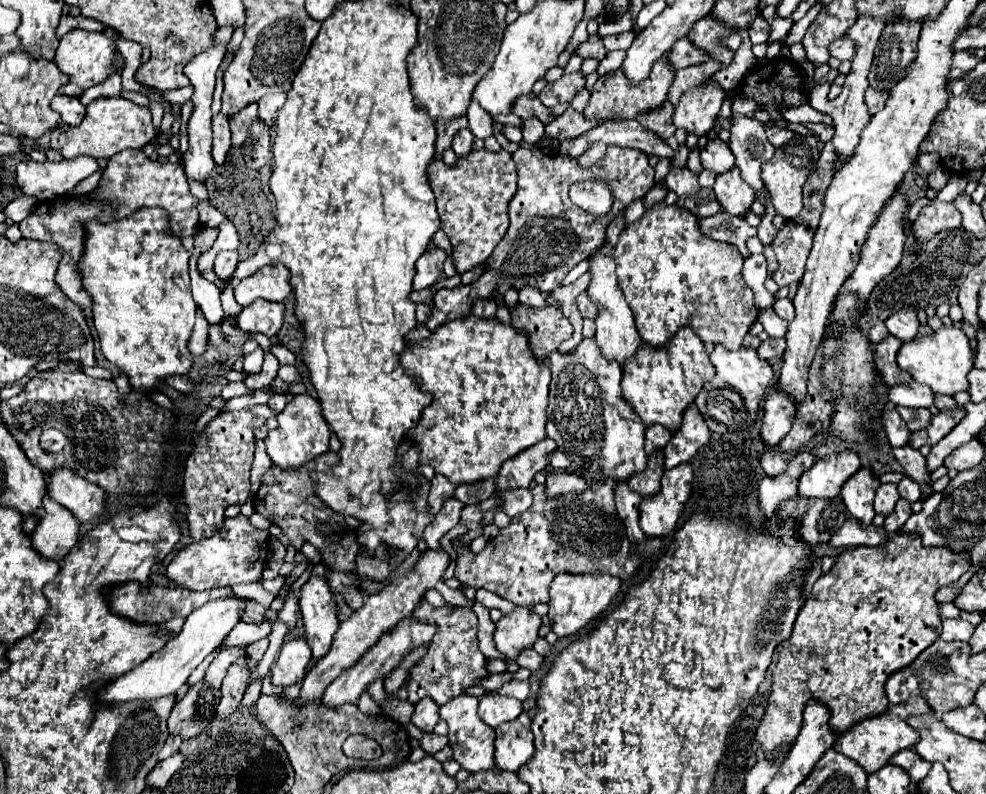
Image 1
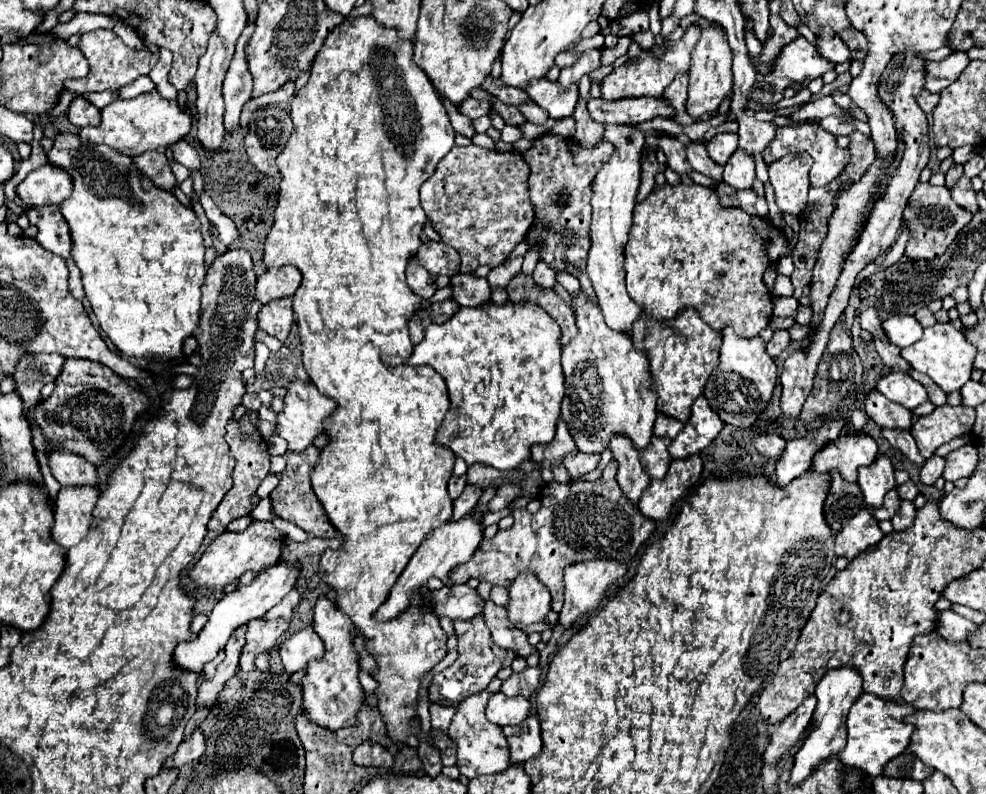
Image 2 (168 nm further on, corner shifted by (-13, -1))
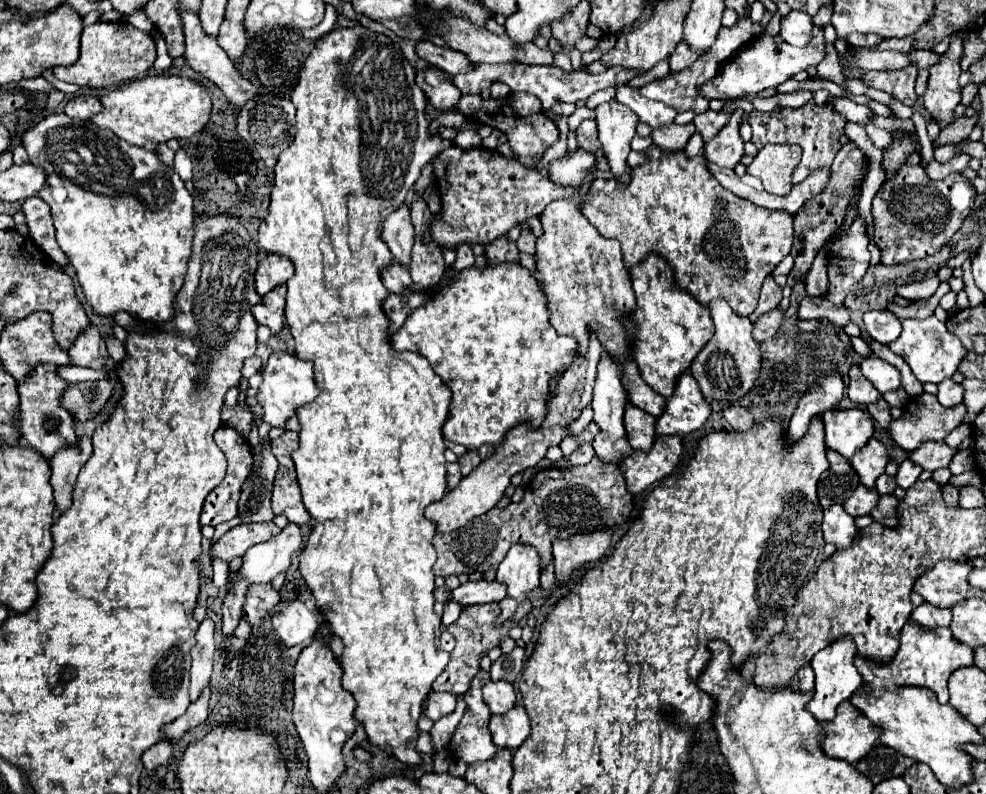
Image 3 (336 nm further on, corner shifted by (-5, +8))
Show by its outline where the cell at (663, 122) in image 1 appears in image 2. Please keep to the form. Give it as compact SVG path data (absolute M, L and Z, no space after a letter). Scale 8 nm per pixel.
M680 72L680 74L674 78L674 82L664 90L664 94L668 96L668 102L676 106L678 122L682 122L682 124L692 124L694 118L690 118L690 116L686 114L686 108L684 108L686 98L688 98L688 96L686 96L686 90L688 90L688 74L686 74L686 72Z

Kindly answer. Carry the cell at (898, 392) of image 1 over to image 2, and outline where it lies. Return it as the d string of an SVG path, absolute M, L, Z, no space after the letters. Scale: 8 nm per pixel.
M892 370L890 374L882 376L876 382L876 388L892 402L902 404L904 408L912 410L918 404L926 402L926 390L922 384L918 384L916 380L912 380L908 374L904 374L902 370Z

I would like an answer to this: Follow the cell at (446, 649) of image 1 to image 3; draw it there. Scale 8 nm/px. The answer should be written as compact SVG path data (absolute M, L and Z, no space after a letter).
M486 603L486 605L476 605L476 607L464 607L458 621L454 621L452 625L448 625L448 631L456 637L456 647L450 653L450 661L446 665L446 669L442 671L442 675L432 683L434 691L446 691L452 695L464 695L474 679L474 675L480 671L480 661L486 655L486 651L500 647L500 641L504 637L508 637L512 625L516 625L520 621L520 617L524 615L522 611L518 611L512 619L504 621L502 625L496 623L500 615L500 607L498 603Z

